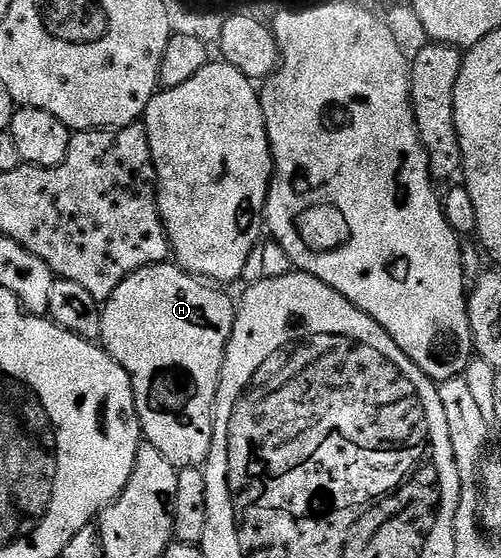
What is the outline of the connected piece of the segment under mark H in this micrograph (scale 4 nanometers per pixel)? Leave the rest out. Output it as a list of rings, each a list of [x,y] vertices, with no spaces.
[[[167,262],[136,270],[102,304],[101,347],[130,376],[145,443],[156,446],[176,469],[202,468],[212,446],[214,403],[236,311],[235,301],[226,292]]]

